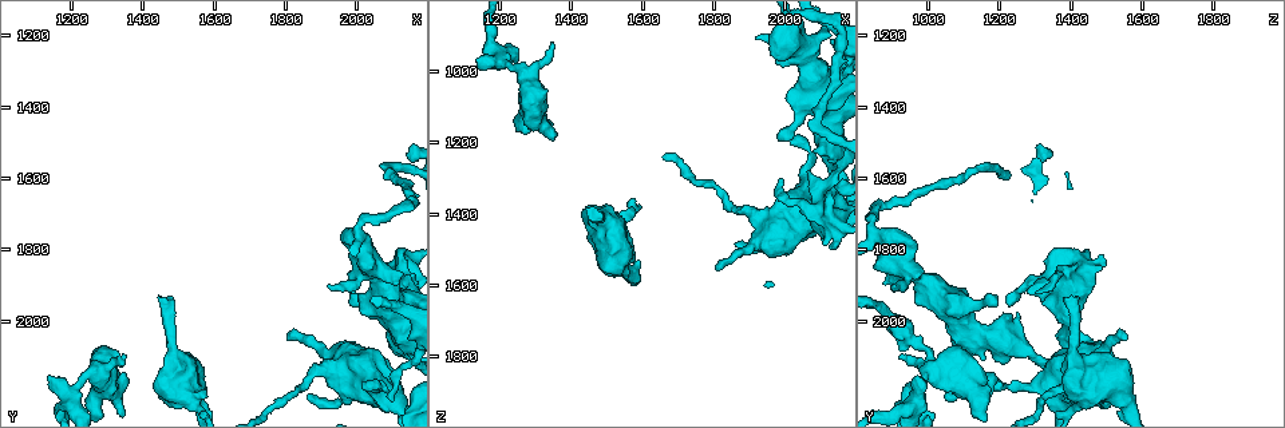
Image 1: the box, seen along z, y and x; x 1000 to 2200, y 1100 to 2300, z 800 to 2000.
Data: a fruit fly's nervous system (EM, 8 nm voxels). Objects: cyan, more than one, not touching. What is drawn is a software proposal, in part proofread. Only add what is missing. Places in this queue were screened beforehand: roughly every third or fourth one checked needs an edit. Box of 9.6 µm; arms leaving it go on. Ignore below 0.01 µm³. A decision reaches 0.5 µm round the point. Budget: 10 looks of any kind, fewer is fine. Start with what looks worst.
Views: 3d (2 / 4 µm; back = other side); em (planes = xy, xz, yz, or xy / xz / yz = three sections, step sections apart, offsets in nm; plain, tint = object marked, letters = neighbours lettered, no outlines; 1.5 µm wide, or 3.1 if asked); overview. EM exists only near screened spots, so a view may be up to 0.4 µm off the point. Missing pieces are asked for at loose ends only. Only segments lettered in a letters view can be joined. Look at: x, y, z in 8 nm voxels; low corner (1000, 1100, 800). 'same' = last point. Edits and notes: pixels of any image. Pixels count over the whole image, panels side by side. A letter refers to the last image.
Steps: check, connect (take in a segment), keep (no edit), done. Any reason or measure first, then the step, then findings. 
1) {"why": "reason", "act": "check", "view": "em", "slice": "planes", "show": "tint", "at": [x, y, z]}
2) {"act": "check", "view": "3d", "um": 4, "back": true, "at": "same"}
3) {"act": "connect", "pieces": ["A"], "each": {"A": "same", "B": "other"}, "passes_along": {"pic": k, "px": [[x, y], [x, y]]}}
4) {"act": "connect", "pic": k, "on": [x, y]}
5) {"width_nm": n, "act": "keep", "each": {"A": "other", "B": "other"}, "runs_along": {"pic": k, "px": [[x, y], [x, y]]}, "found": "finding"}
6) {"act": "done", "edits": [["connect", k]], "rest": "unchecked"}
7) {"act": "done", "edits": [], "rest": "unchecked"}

{"why": "an open end", "act": "check", "view": "em", "slice": "xy", "step": 8, "show": "tint", "at": [1450, 1930, 1380]}

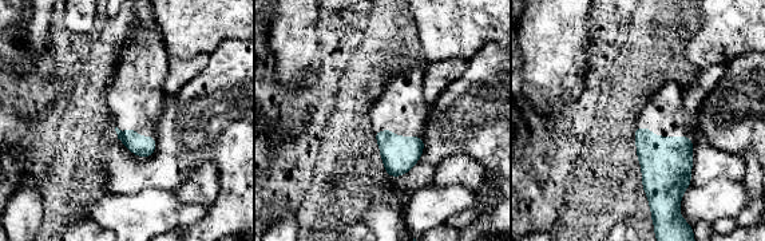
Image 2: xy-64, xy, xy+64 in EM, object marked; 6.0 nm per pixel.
{"why": "cut it another way", "act": "check", "view": "em", "slice": "planes", "show": "letters", "at": "same"}

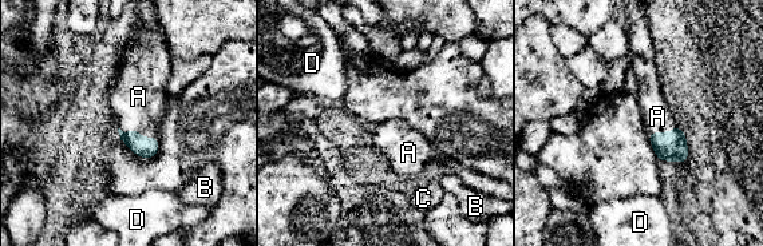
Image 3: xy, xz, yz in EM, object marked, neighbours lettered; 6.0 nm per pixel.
{"act": "connect", "pieces": ["A"], "each": {"A": "same", "B": "other", "C": "other", "D": "other"}, "passes_along": {"pic": 3, "px": [[145, 147], [138, 133], [138, 96]]}, "found": "it goes on there"}

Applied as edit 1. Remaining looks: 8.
{"why": "see it whole again", "act": "check", "view": "overview"}

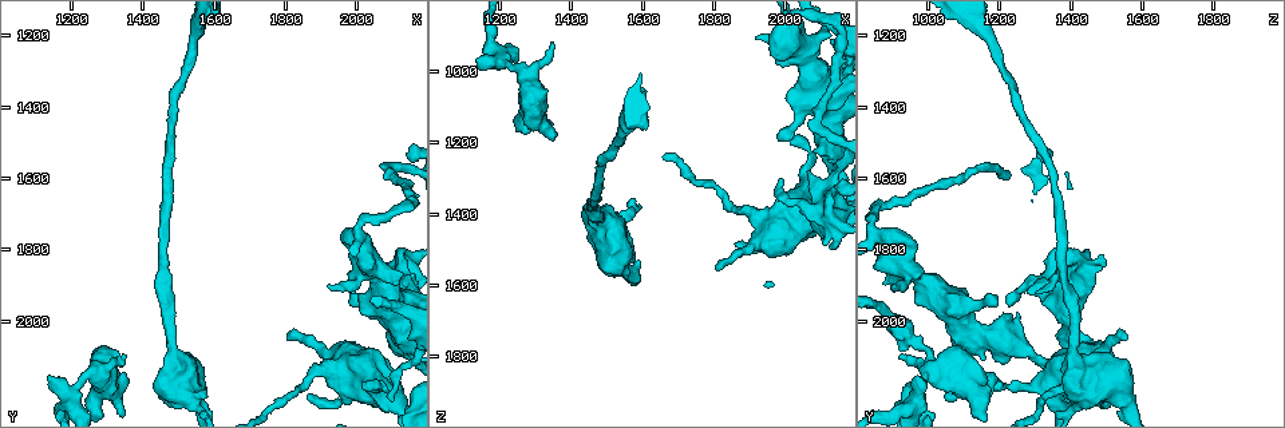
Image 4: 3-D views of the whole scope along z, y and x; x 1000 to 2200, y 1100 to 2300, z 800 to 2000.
{"why": "an open end", "act": "check", "view": "3d", "um": 2, "at": [2090, 2220, 1060]}

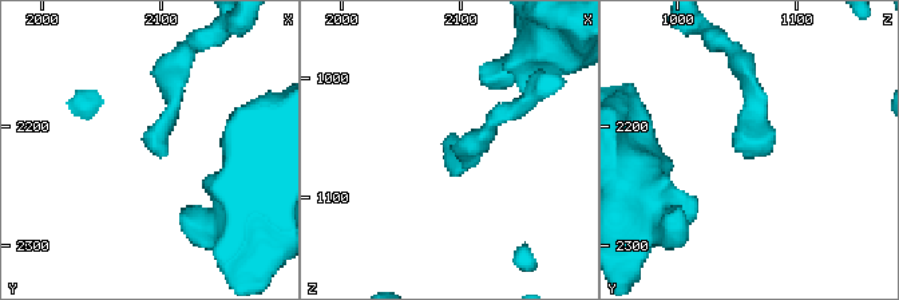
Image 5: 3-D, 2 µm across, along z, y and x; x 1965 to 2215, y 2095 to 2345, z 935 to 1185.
{"why": "shape alone is not enough", "act": "check", "view": "em", "slice": "planes", "show": "letters", "at": [2100, 2226, 1056]}

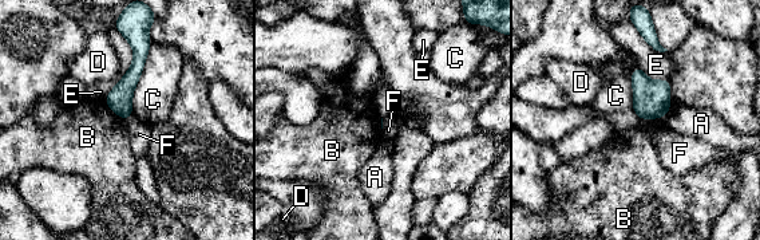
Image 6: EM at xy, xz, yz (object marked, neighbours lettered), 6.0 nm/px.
{"act": "keep", "each": {"A": "other", "B": "other", "C": "other", "D": "other", "E": "other", "F": "other"}, "runs_along": {"pic": 6, "px": [[133, 38], [138, 65], [123, 90], [123, 114]]}, "found": "no lettered segment goes on from it"}

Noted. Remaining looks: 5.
{"why": "free end", "act": "check", "view": "3d", "um": 4, "back": true, "at": [1350, 2100, 920]}

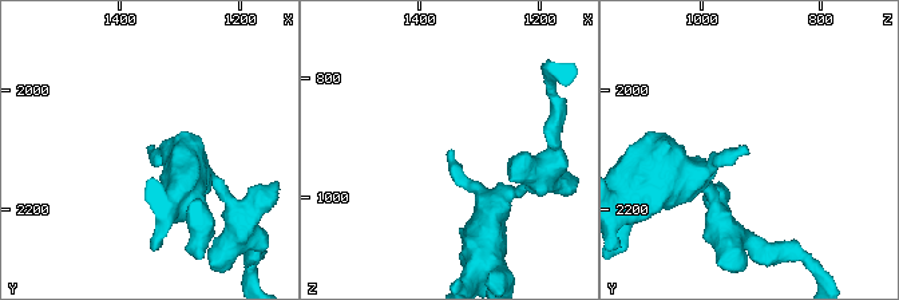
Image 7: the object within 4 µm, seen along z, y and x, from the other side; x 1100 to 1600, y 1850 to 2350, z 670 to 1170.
{"why": "shape alone is not enough", "act": "check", "view": "em", "slice": "xy", "step": 4, "show": "letters", "at": [1350, 2095, 925]}

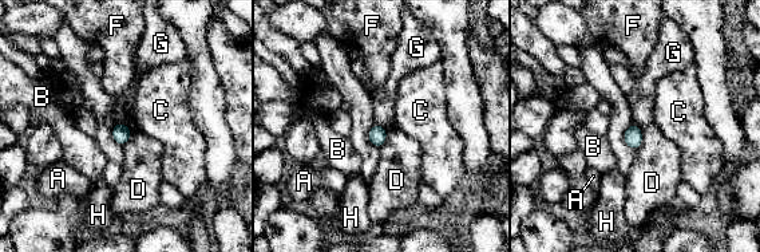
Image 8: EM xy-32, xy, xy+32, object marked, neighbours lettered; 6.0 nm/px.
{"why": "cut it another way", "act": "check", "view": "em", "slice": "planes", "show": "letters", "at": "same"}

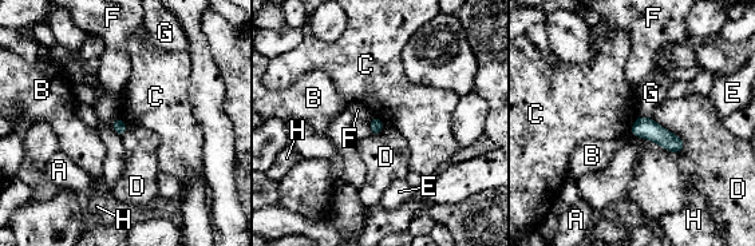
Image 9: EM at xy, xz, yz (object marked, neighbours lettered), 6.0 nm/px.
{"act": "keep", "each": {"A": "other", "B": "other", "C": "other", "D": "other", "E": "other", "F": "other", "G": "other", "H": "other"}, "border": {"pic": 9, "px": [[637, 115], [629, 134]]}, "found": "no lettered segment goes on from it"}

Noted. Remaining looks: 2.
{"why": "branch stops here", "act": "check", "view": "3d", "um": 4, "at": [1580, 2220, 1390]}

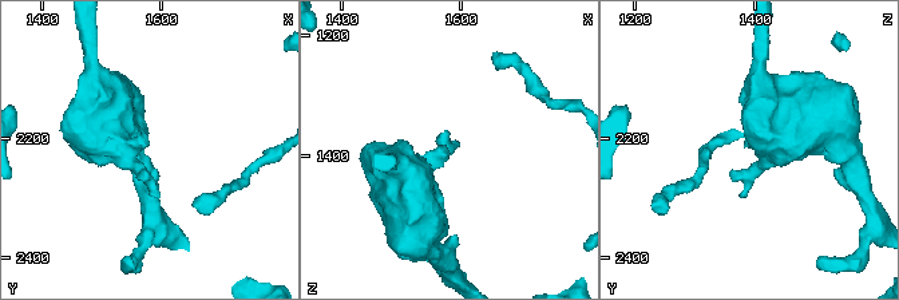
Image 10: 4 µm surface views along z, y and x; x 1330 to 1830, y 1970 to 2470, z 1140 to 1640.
{"why": "now the EM", "act": "check", "view": "em", "slice": "planes", "show": "letters", "at": [1575, 2210, 1385]}

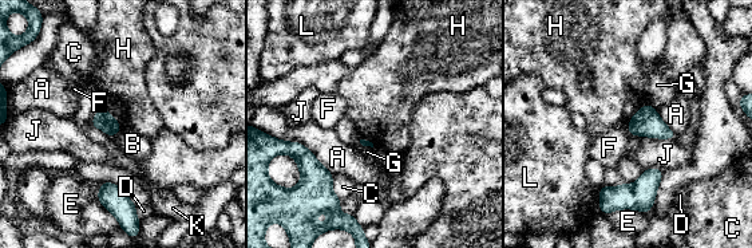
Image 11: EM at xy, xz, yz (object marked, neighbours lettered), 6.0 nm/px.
{"act": "keep", "each": {"A": "other", "B": "other", "C": "other", "D": "other", "E": "other", "F": "other", "G": "other", "H": "other", "J": "other", "K": "other", "L": "other"}, "border": {"pic": 11, "px": [[645, 102], [626, 124]]}, "found": "none of them fits"}

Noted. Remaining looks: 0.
{"act": "done", "edits": [["connect", 3]], "rest": "unchecked"}

